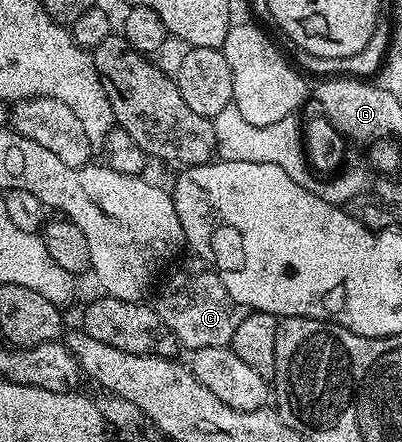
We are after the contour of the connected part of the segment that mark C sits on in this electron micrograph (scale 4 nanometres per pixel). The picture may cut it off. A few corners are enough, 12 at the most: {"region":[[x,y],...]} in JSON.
{"region":[[196,254],[160,281],[182,349],[232,345],[246,309]]}

